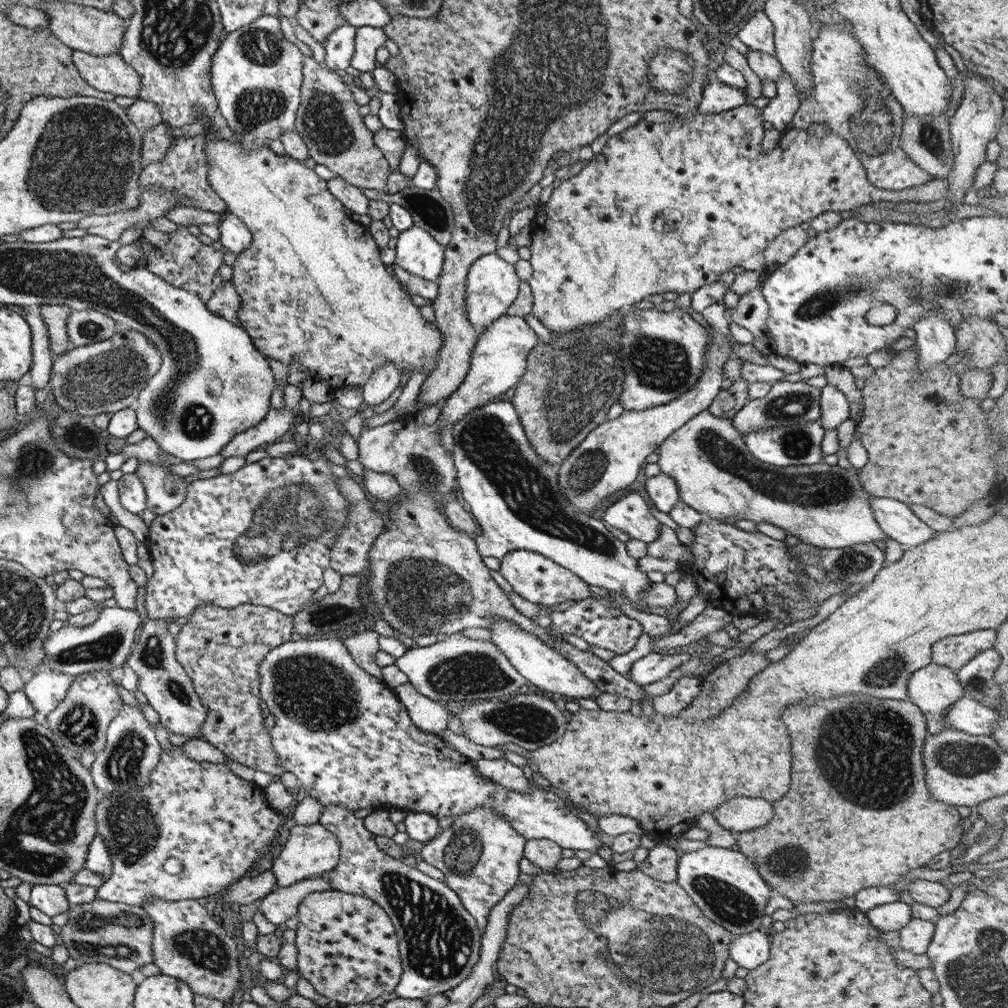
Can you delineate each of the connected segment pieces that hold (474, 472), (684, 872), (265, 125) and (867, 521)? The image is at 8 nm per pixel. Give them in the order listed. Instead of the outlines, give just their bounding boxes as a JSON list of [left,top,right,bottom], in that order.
[[452,399,654,613],[677,846,772,934],[211,15,307,150],[656,409,889,549]]

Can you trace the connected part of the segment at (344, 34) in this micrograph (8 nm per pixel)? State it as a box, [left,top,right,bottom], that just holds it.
[324,24,358,71]

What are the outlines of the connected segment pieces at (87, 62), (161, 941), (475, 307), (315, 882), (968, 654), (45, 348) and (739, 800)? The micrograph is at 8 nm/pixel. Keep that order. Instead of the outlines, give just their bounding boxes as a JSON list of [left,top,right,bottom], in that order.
[[72,49,140,99],[142,898,244,1002],[466,252,520,333],[258,874,332,925],[931,628,997,670],[24,310,55,390],[713,797,774,835]]

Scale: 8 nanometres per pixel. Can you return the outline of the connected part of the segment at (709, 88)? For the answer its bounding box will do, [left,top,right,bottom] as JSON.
[696,80,748,115]

